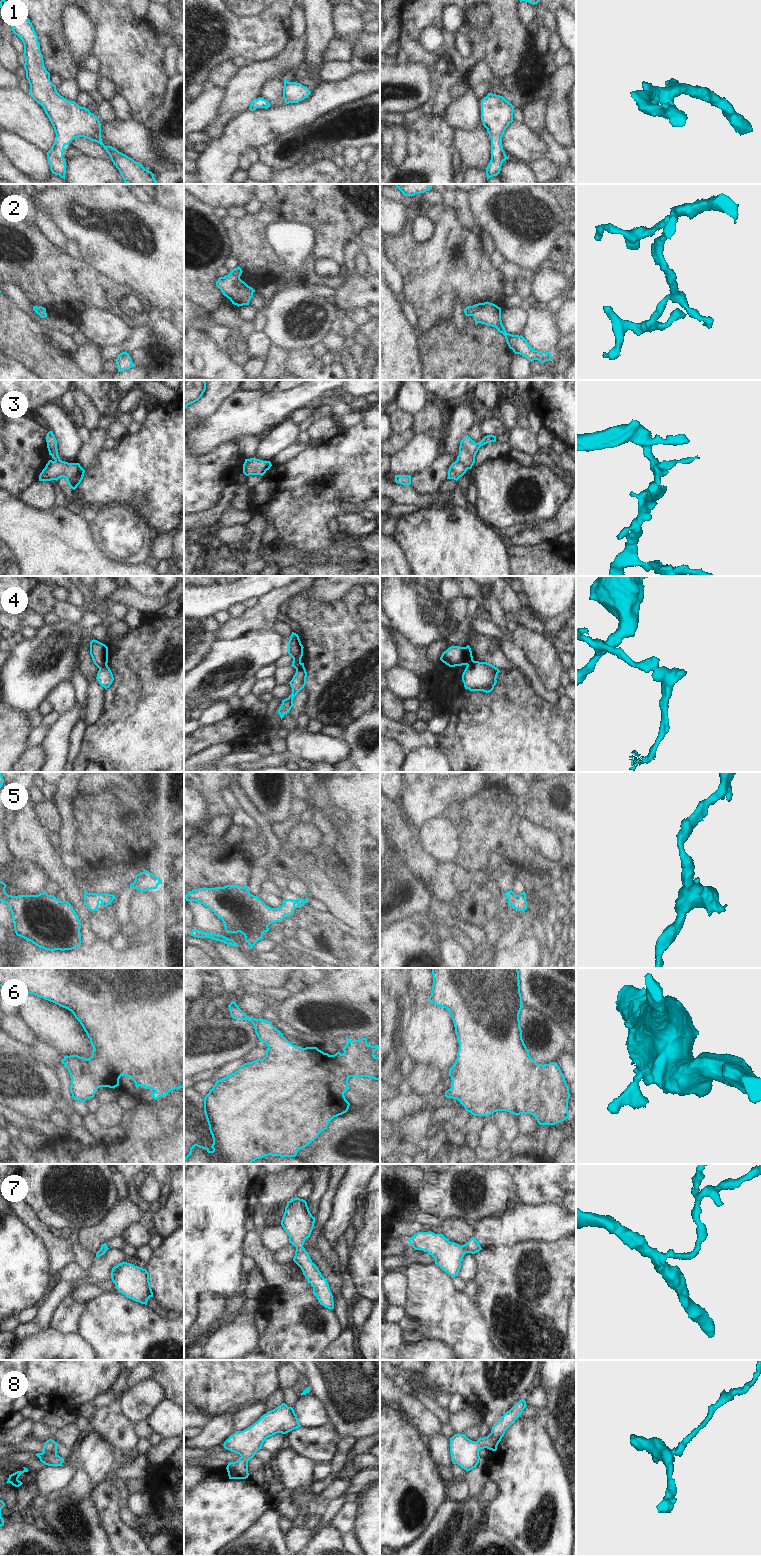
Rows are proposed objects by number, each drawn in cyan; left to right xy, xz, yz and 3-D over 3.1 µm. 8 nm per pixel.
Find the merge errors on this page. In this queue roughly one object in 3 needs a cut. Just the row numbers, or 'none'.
3, 4

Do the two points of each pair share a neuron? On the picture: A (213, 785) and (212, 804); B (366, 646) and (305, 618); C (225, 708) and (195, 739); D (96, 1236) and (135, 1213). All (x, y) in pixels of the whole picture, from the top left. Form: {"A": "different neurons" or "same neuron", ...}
{"A": "same neuron", "B": "same neuron", "C": "different neurons", "D": "same neuron"}

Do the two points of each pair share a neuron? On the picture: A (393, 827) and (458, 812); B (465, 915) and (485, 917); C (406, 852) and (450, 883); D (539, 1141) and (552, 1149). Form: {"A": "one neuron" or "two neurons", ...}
{"A": "two neurons", "B": "one neuron", "C": "one neuron", "D": "two neurons"}

